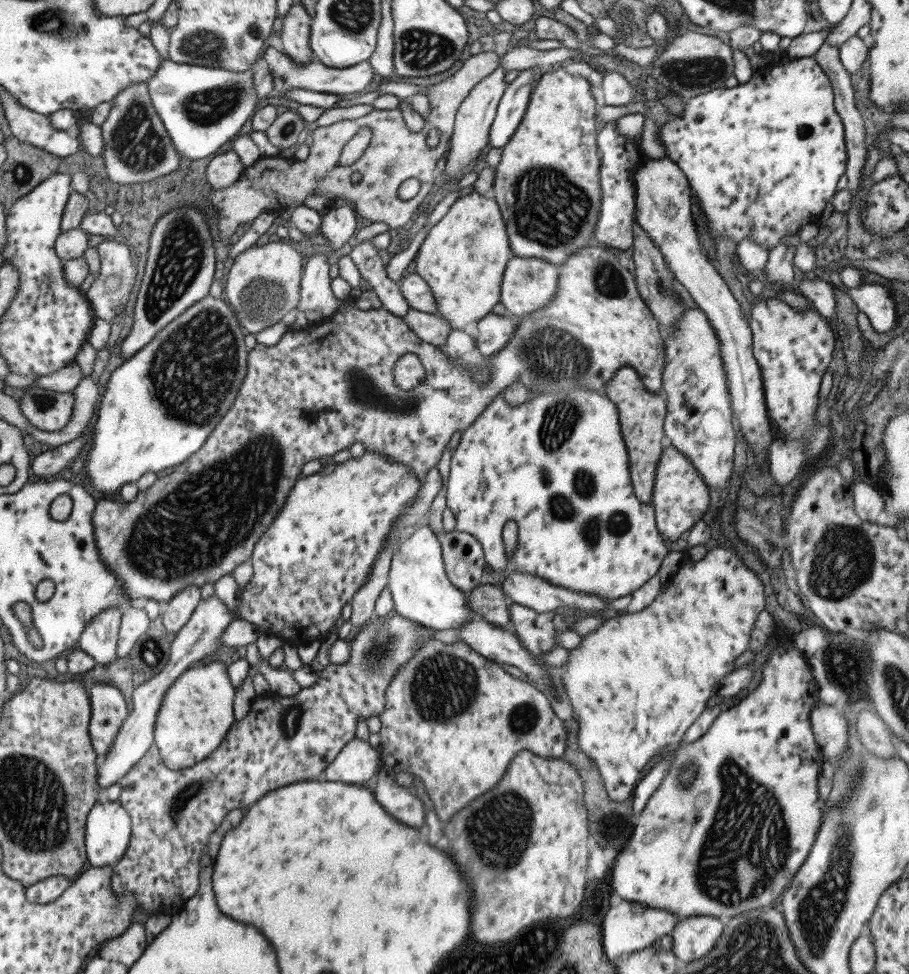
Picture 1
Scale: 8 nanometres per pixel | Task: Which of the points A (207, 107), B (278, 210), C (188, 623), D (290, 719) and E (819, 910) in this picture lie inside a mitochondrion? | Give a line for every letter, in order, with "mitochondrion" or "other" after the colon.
A: mitochondrion
B: other
C: other
D: mitochondrion
E: mitochondrion

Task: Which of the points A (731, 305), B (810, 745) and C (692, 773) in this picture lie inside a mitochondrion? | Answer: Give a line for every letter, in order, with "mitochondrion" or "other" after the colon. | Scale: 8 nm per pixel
A: other
B: other
C: mitochondrion

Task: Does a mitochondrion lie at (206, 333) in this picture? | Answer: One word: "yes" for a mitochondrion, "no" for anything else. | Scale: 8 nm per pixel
yes

